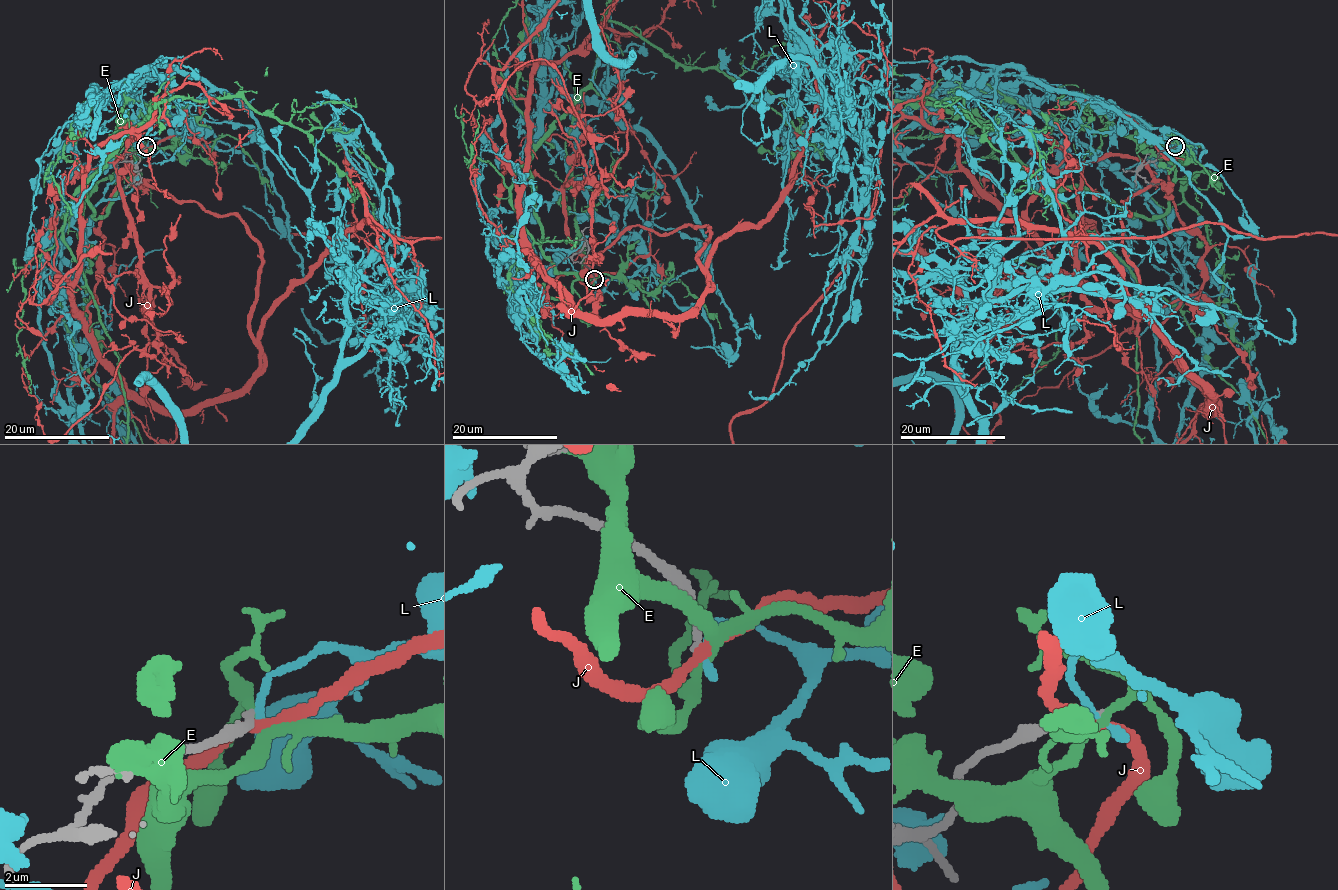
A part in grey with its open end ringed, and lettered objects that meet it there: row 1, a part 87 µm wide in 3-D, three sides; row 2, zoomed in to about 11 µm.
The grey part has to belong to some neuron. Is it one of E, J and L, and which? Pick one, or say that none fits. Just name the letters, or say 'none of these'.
none of these

